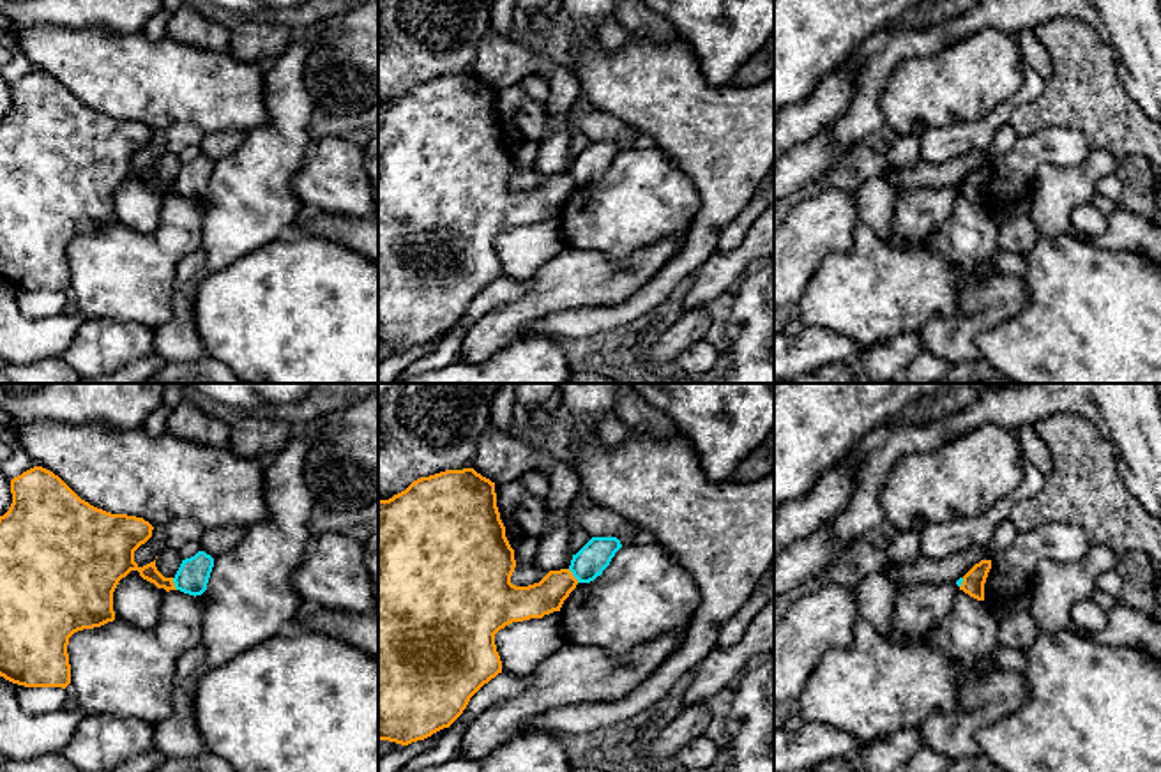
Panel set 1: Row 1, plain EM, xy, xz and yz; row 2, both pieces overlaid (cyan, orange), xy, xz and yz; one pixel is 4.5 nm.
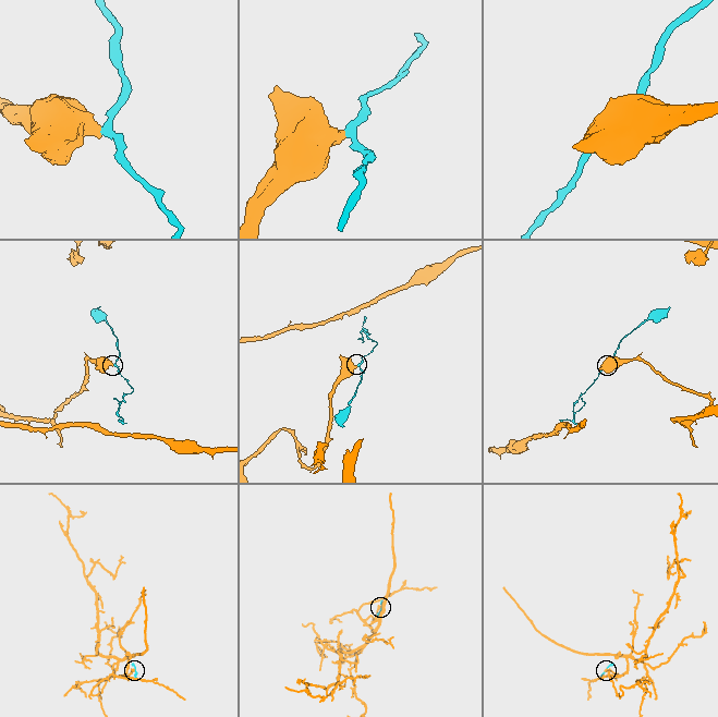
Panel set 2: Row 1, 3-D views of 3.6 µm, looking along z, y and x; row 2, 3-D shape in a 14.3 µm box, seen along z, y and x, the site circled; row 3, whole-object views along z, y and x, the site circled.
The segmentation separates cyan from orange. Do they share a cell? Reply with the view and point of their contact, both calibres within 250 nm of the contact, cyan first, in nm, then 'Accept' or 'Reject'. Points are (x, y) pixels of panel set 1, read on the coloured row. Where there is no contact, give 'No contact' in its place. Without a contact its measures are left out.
Touches cyan at xz (573, 575). Thickness 150 nm (cyan) against 160 nm. Reject

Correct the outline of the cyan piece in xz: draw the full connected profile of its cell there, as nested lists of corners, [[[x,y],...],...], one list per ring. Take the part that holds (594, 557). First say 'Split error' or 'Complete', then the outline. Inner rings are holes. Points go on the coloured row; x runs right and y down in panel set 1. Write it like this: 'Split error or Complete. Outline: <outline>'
Complete. Outline: [[[592,537],[573,555],[569,571],[578,583],[590,583],[603,574],[620,548],[622,544],[617,537]]]

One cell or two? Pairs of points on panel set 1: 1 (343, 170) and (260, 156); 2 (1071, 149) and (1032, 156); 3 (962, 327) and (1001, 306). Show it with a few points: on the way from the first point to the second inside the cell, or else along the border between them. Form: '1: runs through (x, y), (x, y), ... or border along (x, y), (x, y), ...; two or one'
1: border along (313, 142), (294, 181), (294, 195), (299, 204); two
2: runs through (1062, 149), (1041, 151); one
3: runs through (971, 318), (983, 306), (992, 306); one

